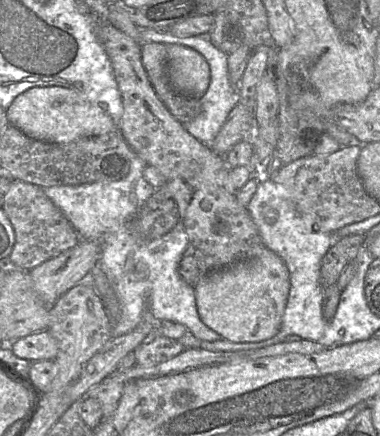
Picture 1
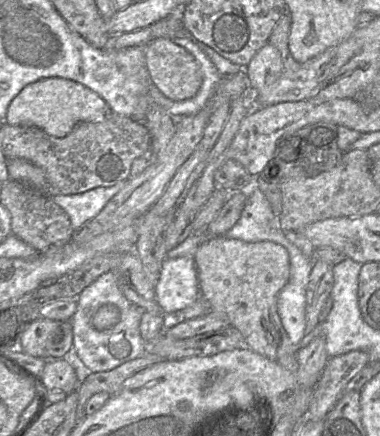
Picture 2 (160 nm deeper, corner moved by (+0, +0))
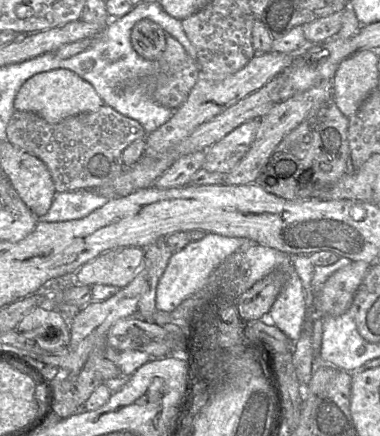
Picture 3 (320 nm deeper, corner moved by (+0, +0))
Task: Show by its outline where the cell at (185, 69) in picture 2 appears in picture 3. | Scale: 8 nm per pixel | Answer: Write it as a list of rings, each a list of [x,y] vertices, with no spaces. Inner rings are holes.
[[[142,19],[131,30],[131,43],[146,60],[159,61],[166,47],[166,35],[156,22]]]

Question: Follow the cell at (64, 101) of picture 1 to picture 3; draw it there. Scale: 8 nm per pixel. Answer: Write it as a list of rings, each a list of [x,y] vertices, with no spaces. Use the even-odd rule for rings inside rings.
[[[64,68],[38,73],[30,77],[21,86],[14,99],[16,111],[33,112],[51,124],[59,123],[73,115],[95,112],[104,104],[89,82]]]

